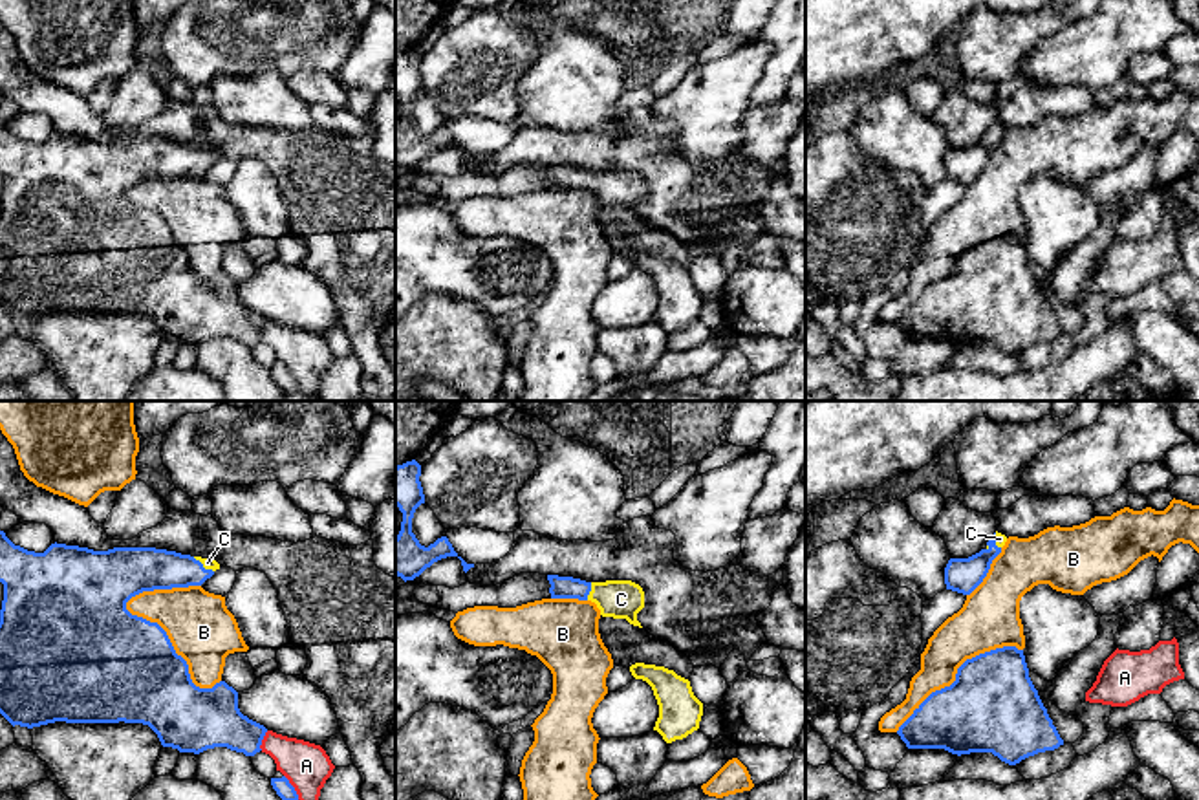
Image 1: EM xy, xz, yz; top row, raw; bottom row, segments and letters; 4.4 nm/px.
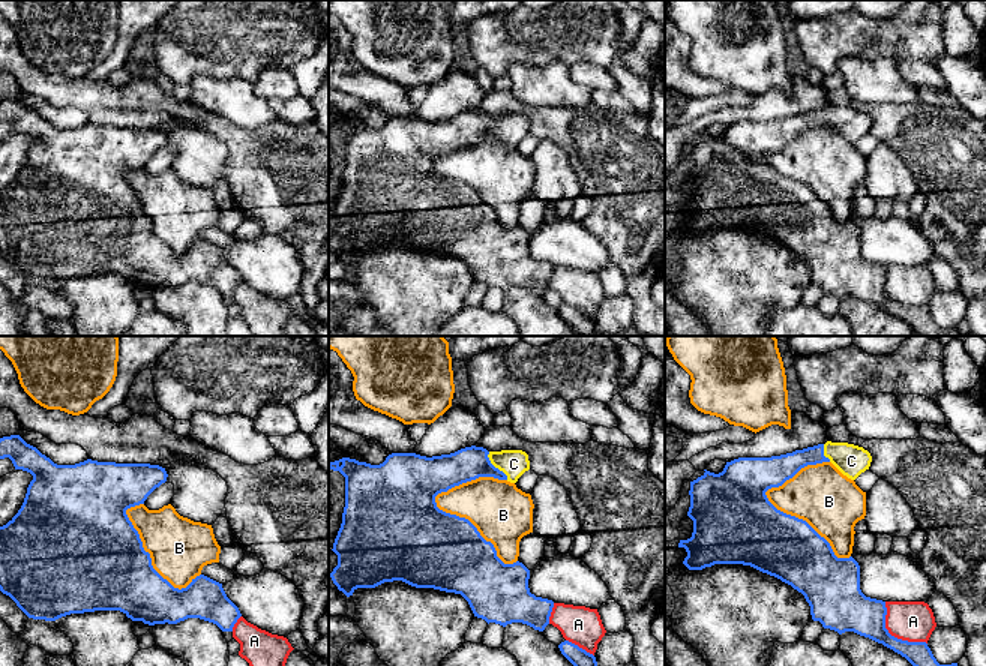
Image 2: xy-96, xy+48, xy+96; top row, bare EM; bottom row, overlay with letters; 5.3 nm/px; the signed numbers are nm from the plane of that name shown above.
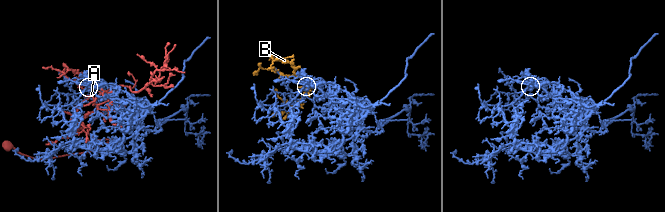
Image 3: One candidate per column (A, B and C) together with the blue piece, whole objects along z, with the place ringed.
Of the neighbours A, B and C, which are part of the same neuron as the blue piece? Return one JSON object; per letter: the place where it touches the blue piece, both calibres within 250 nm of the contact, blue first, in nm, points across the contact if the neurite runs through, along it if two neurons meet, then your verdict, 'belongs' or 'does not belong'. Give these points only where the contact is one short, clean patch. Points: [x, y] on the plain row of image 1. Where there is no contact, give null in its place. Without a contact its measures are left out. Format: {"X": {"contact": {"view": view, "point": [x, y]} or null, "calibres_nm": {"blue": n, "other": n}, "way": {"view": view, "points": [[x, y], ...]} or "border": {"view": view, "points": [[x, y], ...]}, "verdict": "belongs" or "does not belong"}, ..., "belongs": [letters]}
{"A": {"contact": {"view": "xy", "point": [262, 328]}, "calibres_nm": {"blue": 260, "other": 200}, "verdict": "does not belong"}, "B": {"contact": {"view": "xy", "point": [172, 238]}, "calibres_nm": {"blue": 480, "other": 300}, "verdict": "does not belong"}, "C": {"contact": {"view": "xy", "point": [202, 156]}, "calibres_nm": {"blue": 190, "other": 50}, "way": {"view": "xy", "points": [[145, 158], [202, 156], [207, 152]]}, "verdict": "belongs"}, "belongs": ["C"]}

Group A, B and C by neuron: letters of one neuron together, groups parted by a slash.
A / B / C

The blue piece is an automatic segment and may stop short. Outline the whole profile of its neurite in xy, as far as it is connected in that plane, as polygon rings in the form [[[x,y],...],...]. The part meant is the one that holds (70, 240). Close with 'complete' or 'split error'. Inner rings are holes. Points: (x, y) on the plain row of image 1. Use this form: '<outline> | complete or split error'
[[[0,121],[0,172],[4,174],[4,190],[0,200],[0,304],[15,317],[40,317],[55,311],[66,313],[143,313],[148,315],[159,328],[163,337],[178,339],[179,342],[200,344],[207,339],[227,337],[245,346],[260,342],[262,330],[267,319],[238,298],[238,282],[225,271],[216,273],[212,278],[200,278],[192,273],[187,251],[176,243],[167,222],[157,214],[143,207],[132,205],[126,200],[126,192],[143,183],[154,179],[172,179],[201,176],[207,168],[220,159],[214,148],[201,148],[181,145],[176,141],[156,139],[156,137],[113,137],[108,141],[93,141],[79,135],[51,134],[44,143],[27,141],[15,135],[4,121]]] | split error

